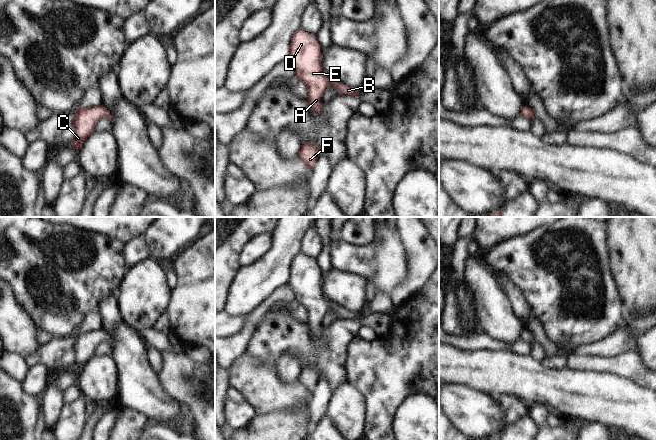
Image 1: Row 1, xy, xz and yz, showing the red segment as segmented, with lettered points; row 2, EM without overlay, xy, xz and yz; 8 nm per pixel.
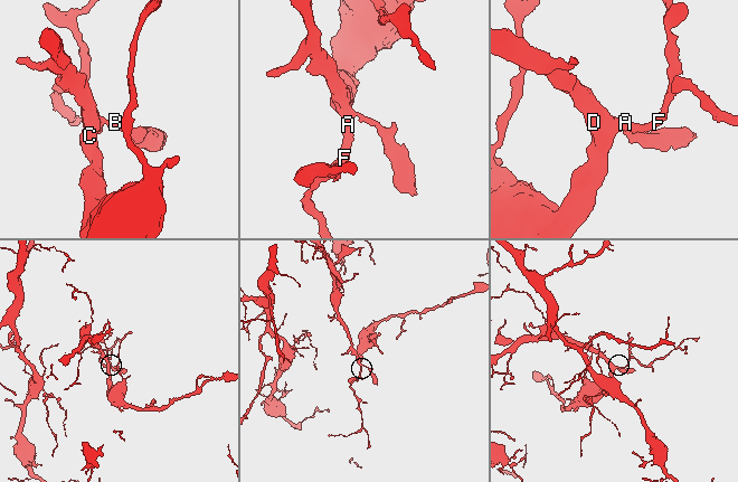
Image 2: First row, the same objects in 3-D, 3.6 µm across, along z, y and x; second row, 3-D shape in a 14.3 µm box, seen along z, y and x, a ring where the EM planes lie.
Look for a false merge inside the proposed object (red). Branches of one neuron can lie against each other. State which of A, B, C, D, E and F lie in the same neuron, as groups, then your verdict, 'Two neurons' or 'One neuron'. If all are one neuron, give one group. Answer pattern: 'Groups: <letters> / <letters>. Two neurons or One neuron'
Groups: A B C D E F. One neuron.

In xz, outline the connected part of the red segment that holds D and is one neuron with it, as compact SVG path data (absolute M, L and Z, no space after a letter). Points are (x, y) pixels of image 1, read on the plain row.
M299 253L291 261L287 285L292 290L295 301L308 313L307 324L316 339L322 331L322 319L329 309L333 310L338 319L359 319L358 314L341 308L333 302L327 302L321 288L321 270L315 259Z

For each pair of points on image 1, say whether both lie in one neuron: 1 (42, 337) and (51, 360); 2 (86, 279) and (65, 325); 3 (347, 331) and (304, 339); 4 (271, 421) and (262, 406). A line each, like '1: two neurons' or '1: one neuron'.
1: two neurons
2: one neuron
3: one neuron
4: two neurons

